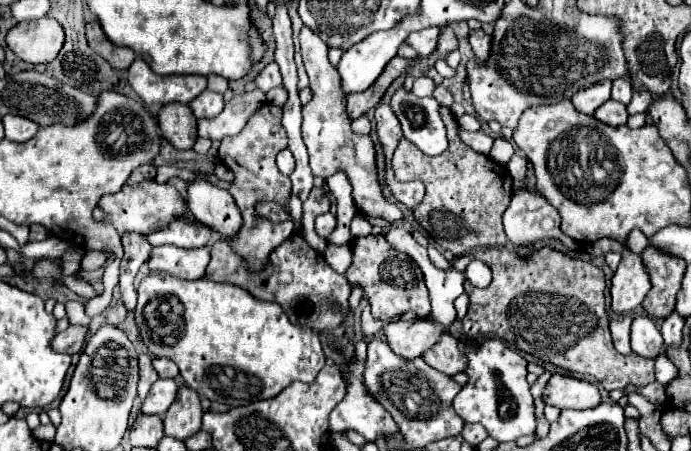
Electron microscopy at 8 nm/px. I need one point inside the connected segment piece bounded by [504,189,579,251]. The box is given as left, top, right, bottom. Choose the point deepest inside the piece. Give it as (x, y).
(530, 217)

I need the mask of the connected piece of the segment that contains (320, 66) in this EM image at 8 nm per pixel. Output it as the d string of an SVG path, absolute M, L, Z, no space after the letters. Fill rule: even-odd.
M304 25L300 29L300 49L302 49L304 67L306 67L306 73L308 73L308 79L310 79L310 89L314 93L312 101L306 107L302 107L302 115L304 115L302 137L304 137L304 143L308 147L310 169L314 173L314 177L326 179L336 169L346 171L346 175L352 183L352 197L354 197L354 203L356 203L358 211L366 209L366 211L370 211L370 213L366 213L370 217L384 215L382 219L400 221L402 211L394 203L388 203L382 197L378 177L376 177L374 145L372 145L370 135L358 137L350 131L350 119L346 115L344 95L340 91L340 75L328 61L328 45L310 27ZM376 211L378 211L378 215L376 215Z

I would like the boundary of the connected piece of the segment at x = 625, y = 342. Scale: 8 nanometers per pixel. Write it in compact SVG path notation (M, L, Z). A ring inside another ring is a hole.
M628 315L618 317L616 321L610 323L614 347L623 355L628 355L632 352L630 346L630 325L632 325L632 317L628 317Z

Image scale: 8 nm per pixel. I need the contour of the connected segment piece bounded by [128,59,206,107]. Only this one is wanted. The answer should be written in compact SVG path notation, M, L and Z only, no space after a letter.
M142 59L128 69L128 81L138 97L148 105L166 105L172 101L190 103L206 89L206 77L200 75L156 75Z

